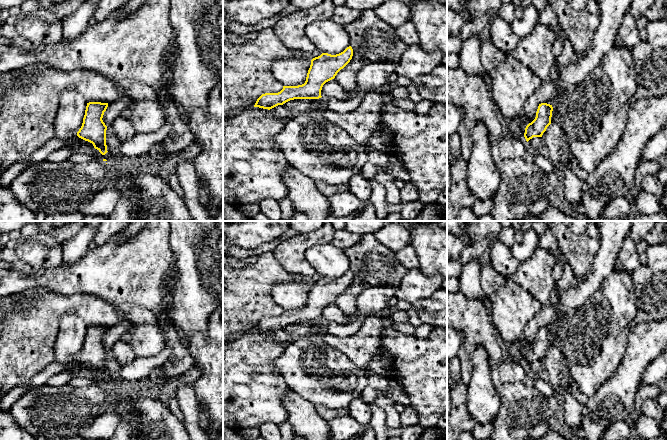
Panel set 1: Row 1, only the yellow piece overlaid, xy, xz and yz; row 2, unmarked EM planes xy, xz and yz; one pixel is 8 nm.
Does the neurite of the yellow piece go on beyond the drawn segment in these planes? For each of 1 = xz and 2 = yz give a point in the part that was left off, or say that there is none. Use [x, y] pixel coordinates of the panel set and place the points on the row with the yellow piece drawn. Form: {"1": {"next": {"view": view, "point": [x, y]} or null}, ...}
{"1": {"next": null}, "2": {"next": null}}

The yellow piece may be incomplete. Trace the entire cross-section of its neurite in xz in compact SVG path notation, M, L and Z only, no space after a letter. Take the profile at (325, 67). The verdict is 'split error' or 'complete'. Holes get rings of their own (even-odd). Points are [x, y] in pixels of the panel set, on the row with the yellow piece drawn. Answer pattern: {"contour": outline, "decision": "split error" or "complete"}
{"contour": "M347 47L343 52L331 55L322 53L311 60L306 81L298 86L283 86L278 93L262 94L254 107L272 109L278 105L294 99L319 99L323 85L334 79L337 73L343 69L352 59L353 49Z", "decision": "complete"}

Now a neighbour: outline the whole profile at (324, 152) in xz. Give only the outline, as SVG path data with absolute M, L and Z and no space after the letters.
M309 107L286 121L281 132L275 136L279 146L291 167L315 183L328 185L349 185L350 179L359 174L368 162L368 151L358 144L345 130L323 116L323 109Z

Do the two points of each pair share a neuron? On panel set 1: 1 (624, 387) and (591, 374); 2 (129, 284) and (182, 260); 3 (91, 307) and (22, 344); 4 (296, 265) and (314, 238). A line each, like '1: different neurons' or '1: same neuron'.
1: different neurons
2: different neurons
3: same neuron
4: same neuron

